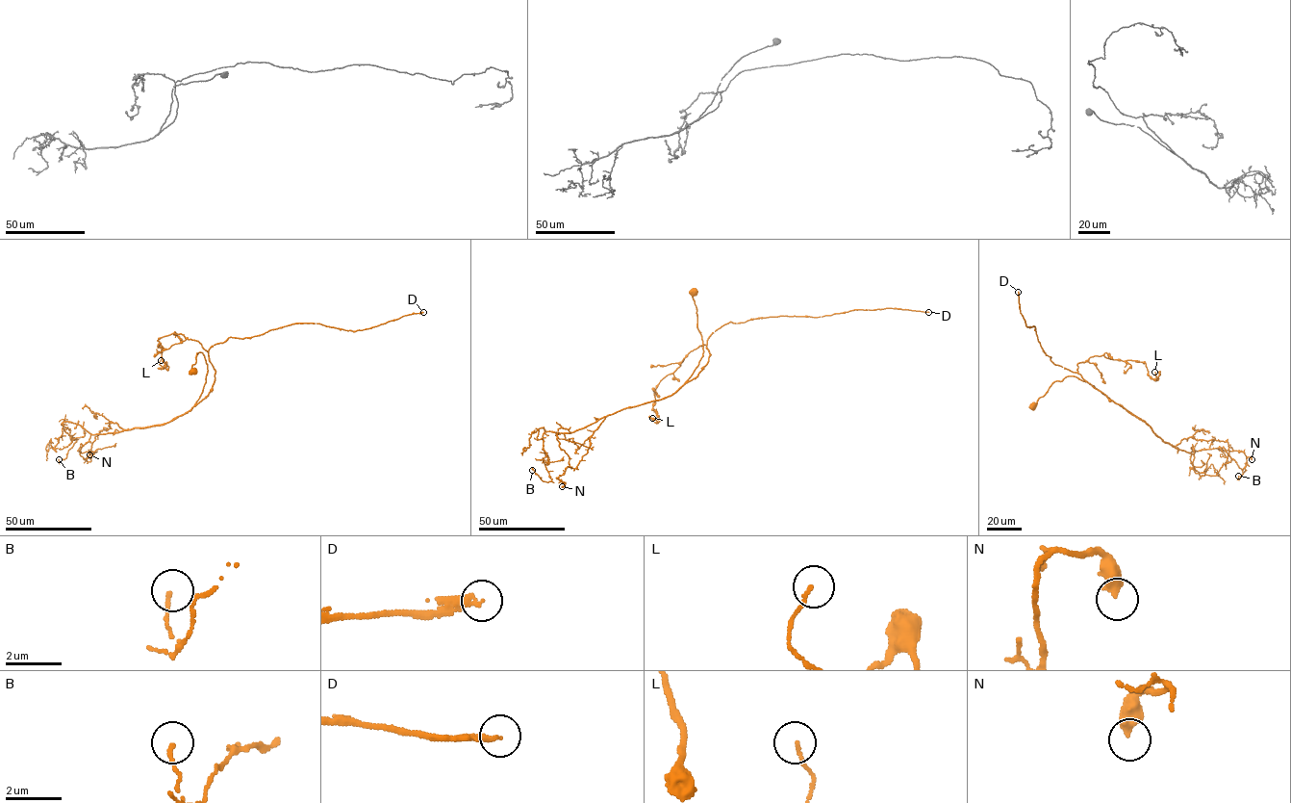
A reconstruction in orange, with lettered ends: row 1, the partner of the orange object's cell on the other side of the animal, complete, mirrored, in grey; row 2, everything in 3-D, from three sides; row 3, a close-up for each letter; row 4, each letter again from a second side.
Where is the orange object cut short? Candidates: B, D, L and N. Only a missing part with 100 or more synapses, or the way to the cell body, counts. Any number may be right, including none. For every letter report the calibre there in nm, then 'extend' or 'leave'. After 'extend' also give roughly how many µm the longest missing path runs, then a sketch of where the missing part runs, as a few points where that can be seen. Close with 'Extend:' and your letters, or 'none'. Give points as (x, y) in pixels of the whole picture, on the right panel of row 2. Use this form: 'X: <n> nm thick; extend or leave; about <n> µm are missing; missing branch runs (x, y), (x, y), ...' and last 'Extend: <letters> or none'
B: 130 nm thick; leave
D: 240 nm thick; extend; about 190 µm are missing
L: 120 nm thick; leave
N: 440 nm thick; leave
Extend: D

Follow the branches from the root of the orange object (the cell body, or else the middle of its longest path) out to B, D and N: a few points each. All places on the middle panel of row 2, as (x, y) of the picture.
B: (694, 292), (703, 350), (681, 387), (572, 432), (545, 431), (543, 460), (551, 480), (543, 481), (532, 470)
D: (694, 292), (703, 350), (683, 384), (697, 375), (708, 361), (709, 336), (730, 322), (885, 308), (928, 312)
N: (694, 292), (703, 350), (692, 375), (671, 395), (606, 415), (577, 468), (568, 466), (558, 478), (562, 486)

